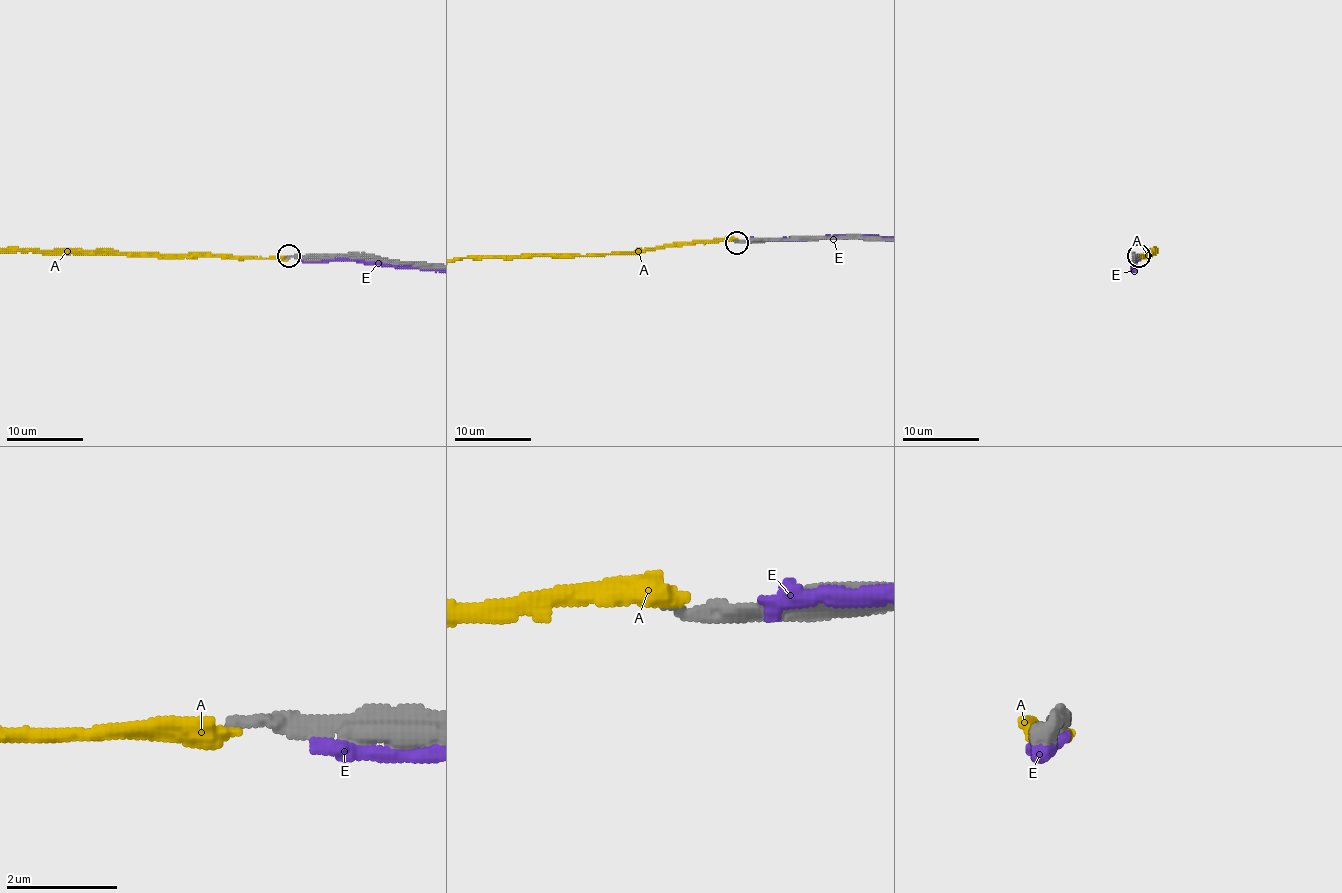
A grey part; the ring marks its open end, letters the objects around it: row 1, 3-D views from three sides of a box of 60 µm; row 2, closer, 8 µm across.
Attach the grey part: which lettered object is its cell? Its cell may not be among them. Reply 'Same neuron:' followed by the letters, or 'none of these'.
Same neuron: none of these

